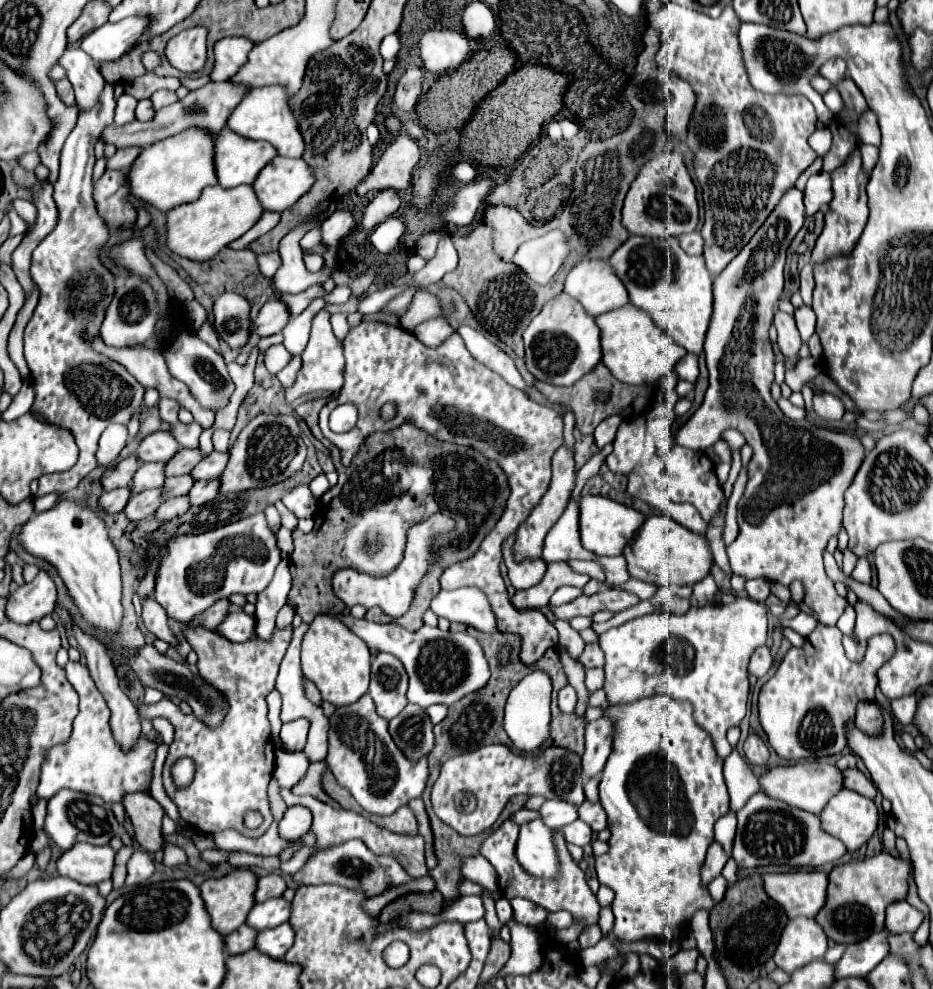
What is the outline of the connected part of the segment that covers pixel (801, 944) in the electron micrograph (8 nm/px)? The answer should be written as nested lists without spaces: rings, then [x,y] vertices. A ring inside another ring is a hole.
[[[790,919],[774,951],[776,967],[792,973],[806,963],[820,961],[828,949],[828,939],[814,919]]]

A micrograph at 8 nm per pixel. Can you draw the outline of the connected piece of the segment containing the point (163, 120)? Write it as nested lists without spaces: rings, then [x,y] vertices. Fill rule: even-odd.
[[[220,81],[220,83],[206,83],[204,87],[196,89],[196,91],[190,91],[184,99],[168,105],[168,107],[162,107],[154,113],[154,119],[150,121],[130,121],[126,125],[108,125],[100,139],[108,145],[112,143],[116,149],[126,149],[126,147],[148,147],[156,141],[162,141],[166,137],[172,137],[180,131],[186,131],[190,127],[198,127],[198,129],[204,129],[208,131],[210,135],[216,135],[218,131],[222,131],[222,127],[226,127],[226,119],[228,115],[232,113],[232,107],[236,107],[236,103],[240,103],[240,99],[246,95],[248,91],[244,91],[244,87],[228,87],[228,81]]]

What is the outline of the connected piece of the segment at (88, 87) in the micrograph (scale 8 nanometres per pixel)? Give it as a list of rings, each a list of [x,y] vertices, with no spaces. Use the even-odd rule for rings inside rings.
[[[74,47],[62,53],[58,65],[64,67],[68,81],[74,85],[78,107],[86,109],[96,105],[100,91],[104,89],[104,77],[100,69],[92,63],[92,59],[88,59],[88,55],[84,55],[80,47]]]

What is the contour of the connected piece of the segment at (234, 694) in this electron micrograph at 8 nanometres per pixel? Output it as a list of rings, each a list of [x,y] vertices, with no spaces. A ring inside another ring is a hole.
[[[186,625],[186,639],[200,659],[198,675],[222,693],[228,703],[224,721],[218,727],[208,727],[194,713],[184,715],[174,703],[168,703],[168,699],[158,701],[156,705],[136,703],[140,719],[154,719],[160,715],[174,725],[174,741],[170,743],[170,753],[162,771],[164,789],[178,807],[180,817],[196,833],[212,835],[216,831],[236,829],[246,837],[260,837],[274,821],[268,801],[268,783],[274,771],[274,741],[270,737],[270,723],[266,717],[266,695],[274,689],[278,665],[290,637],[292,627],[286,627],[282,631],[276,629],[270,641],[260,641],[254,637],[246,643],[228,643],[228,639],[220,639],[220,635],[214,635],[210,629]],[[184,755],[196,761],[196,777],[190,787],[176,789],[170,769],[174,761]],[[248,811],[262,813],[264,821],[258,829],[248,829],[244,825],[244,815]]]

